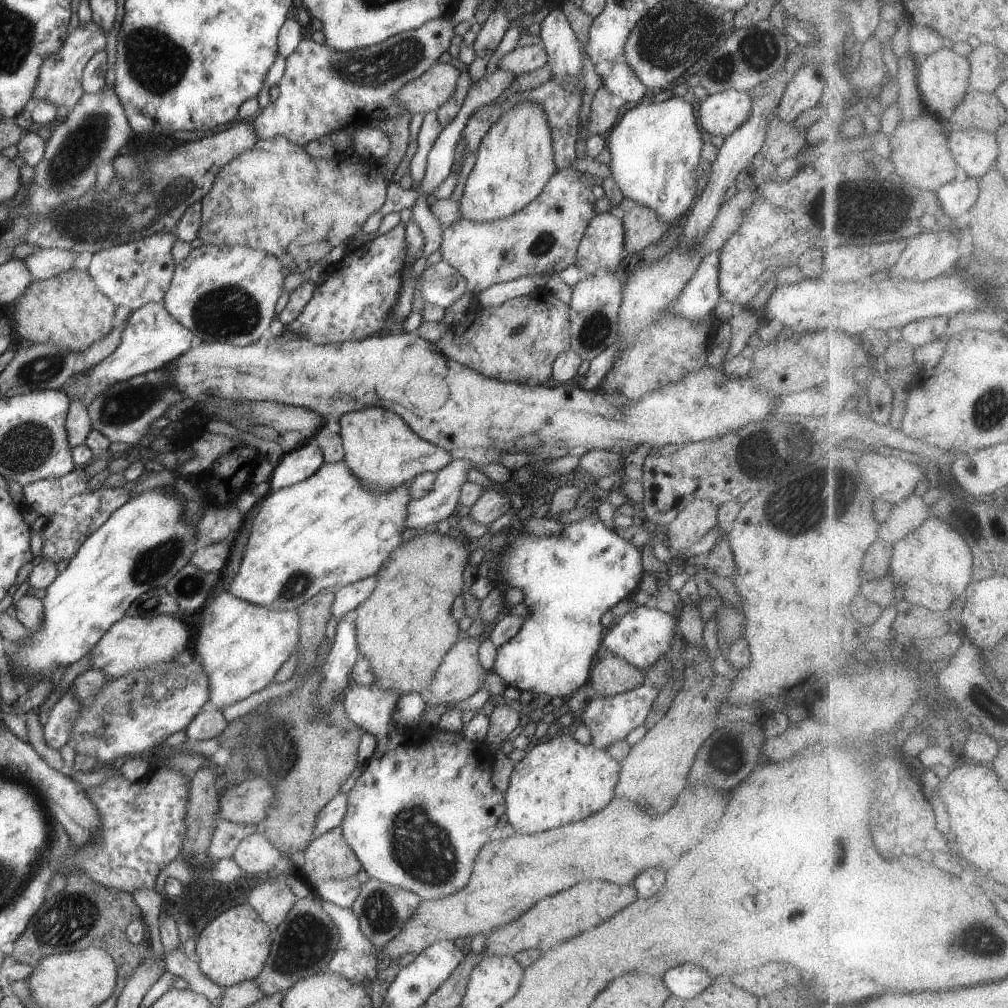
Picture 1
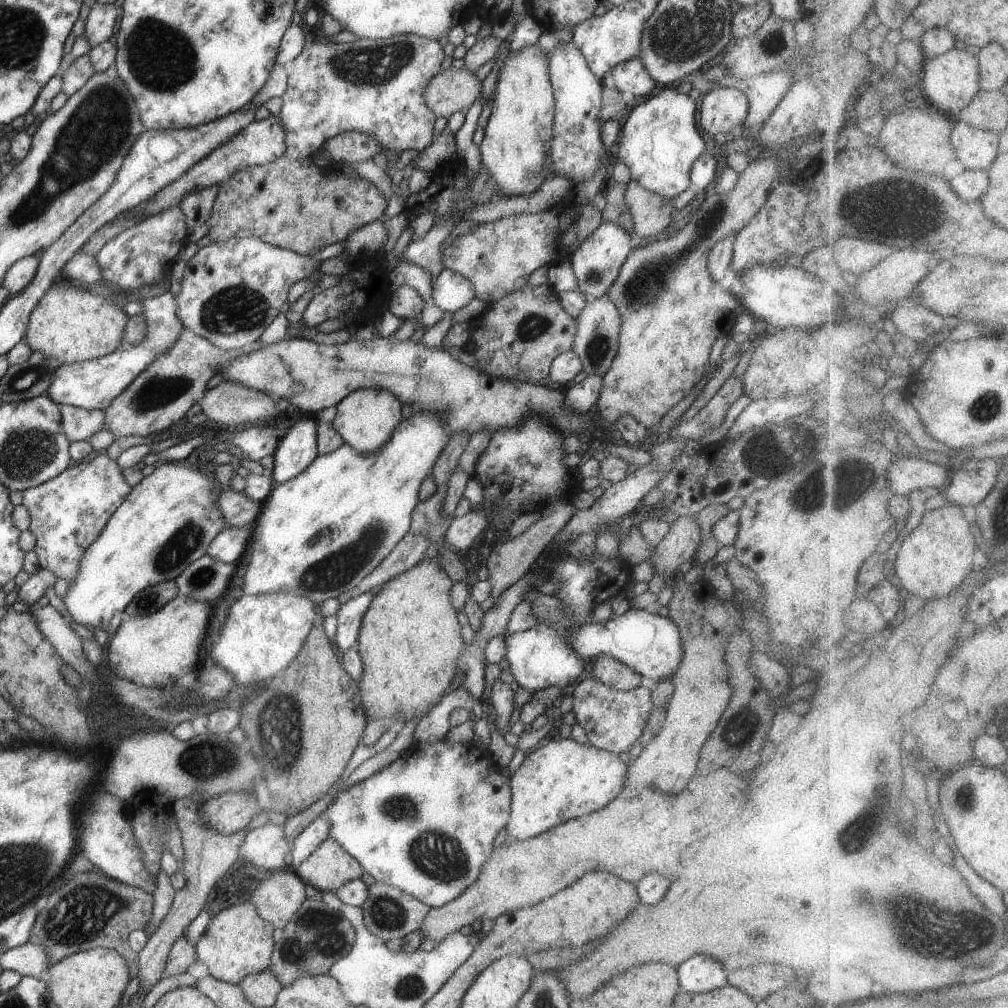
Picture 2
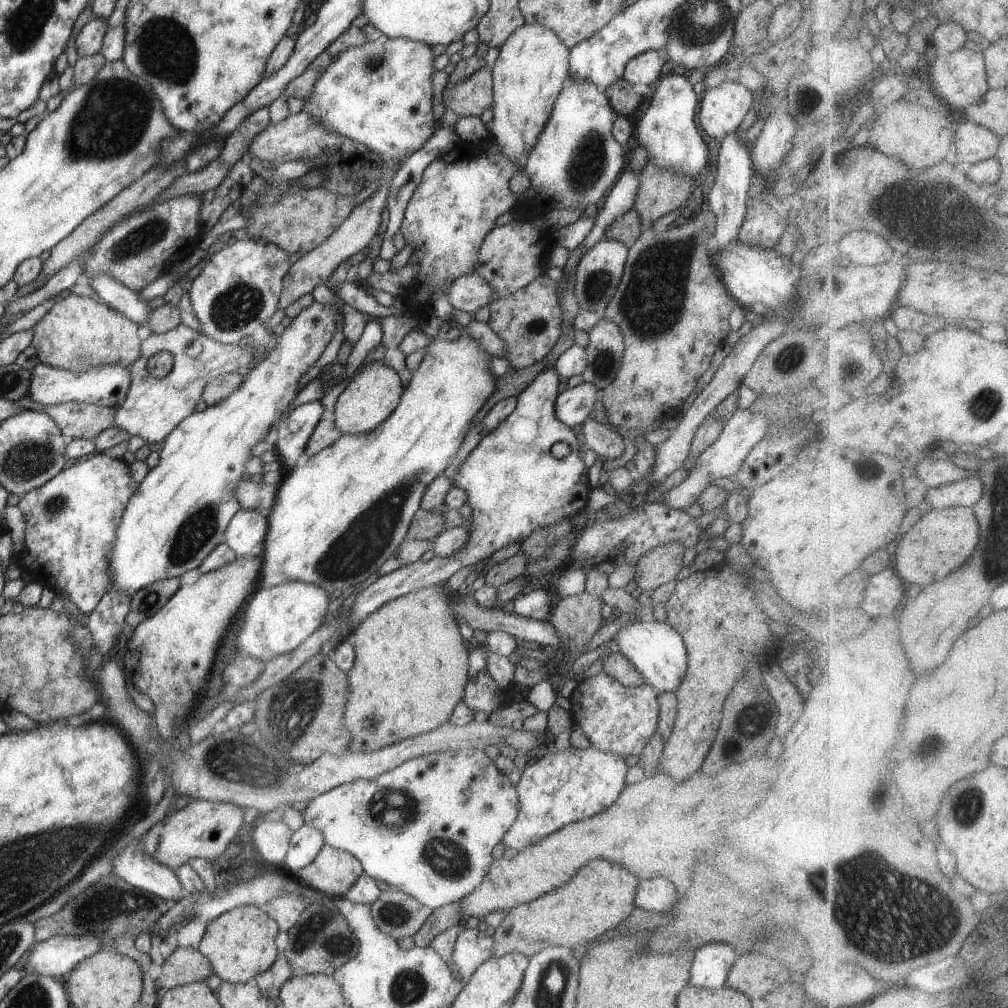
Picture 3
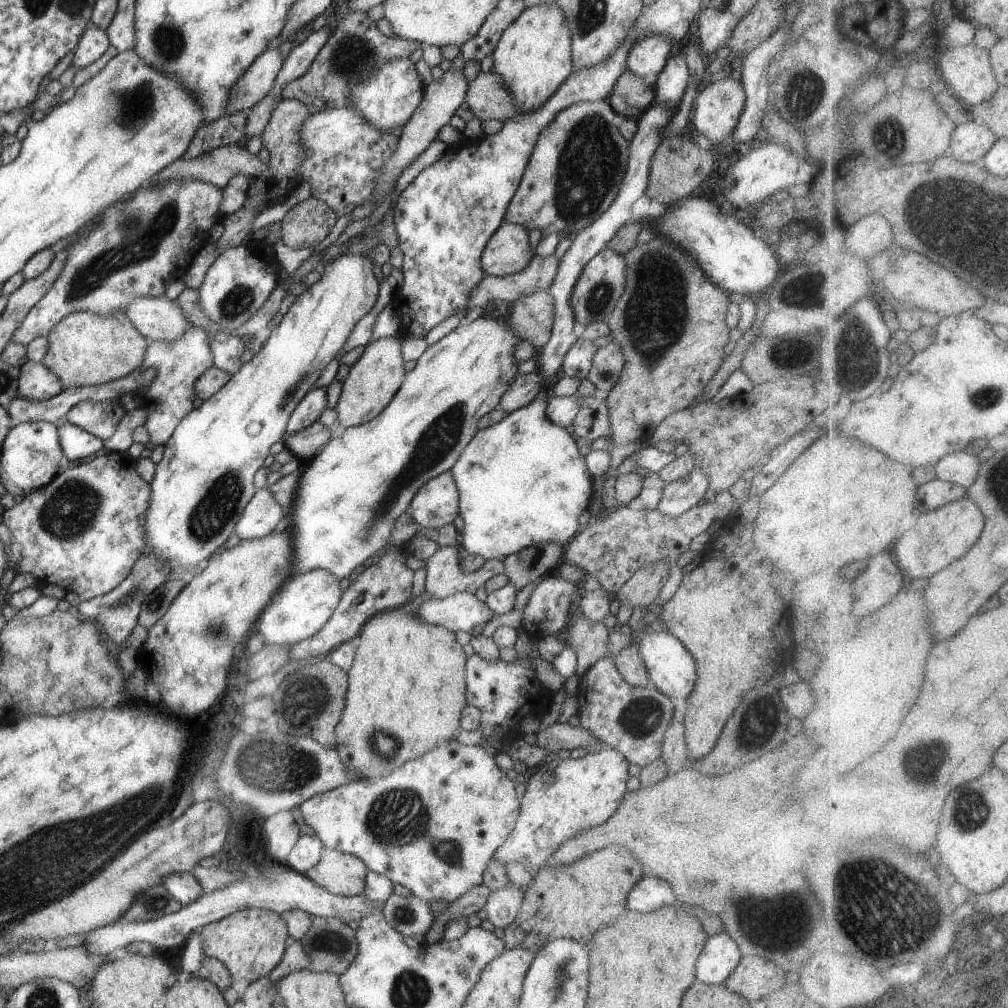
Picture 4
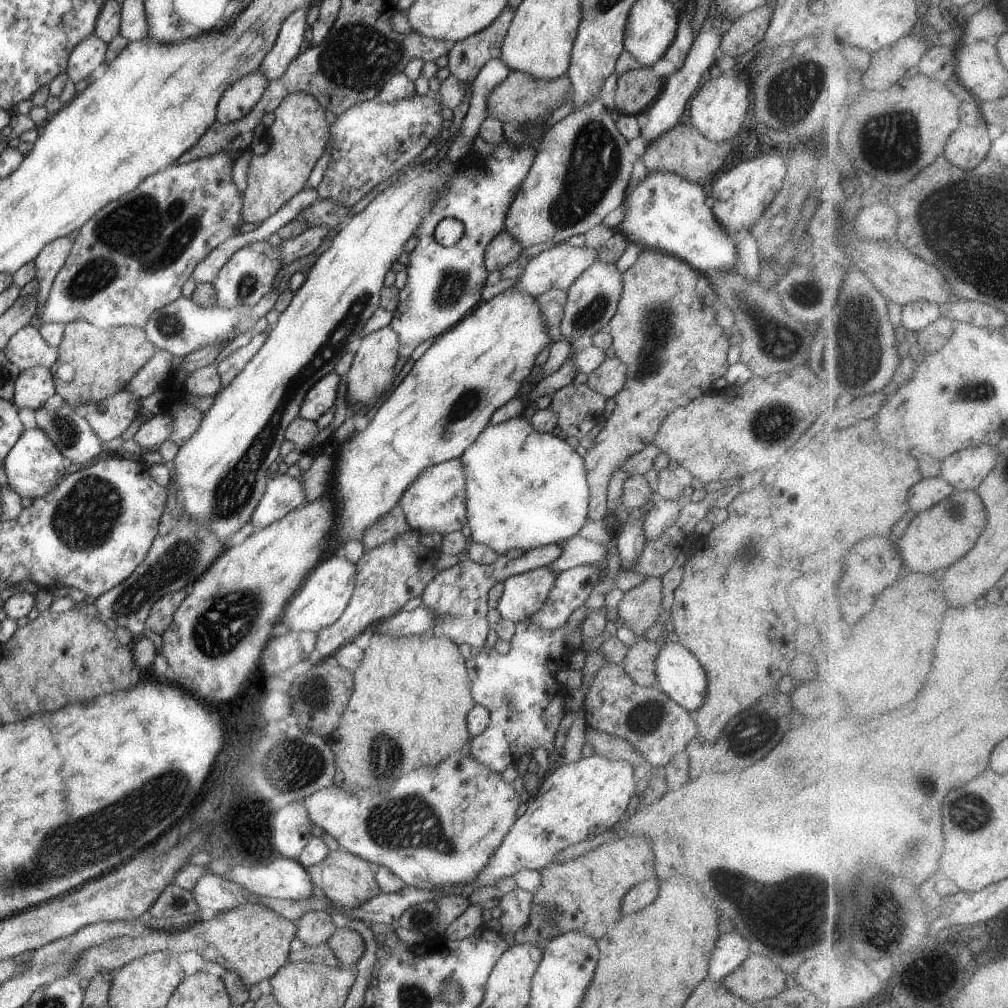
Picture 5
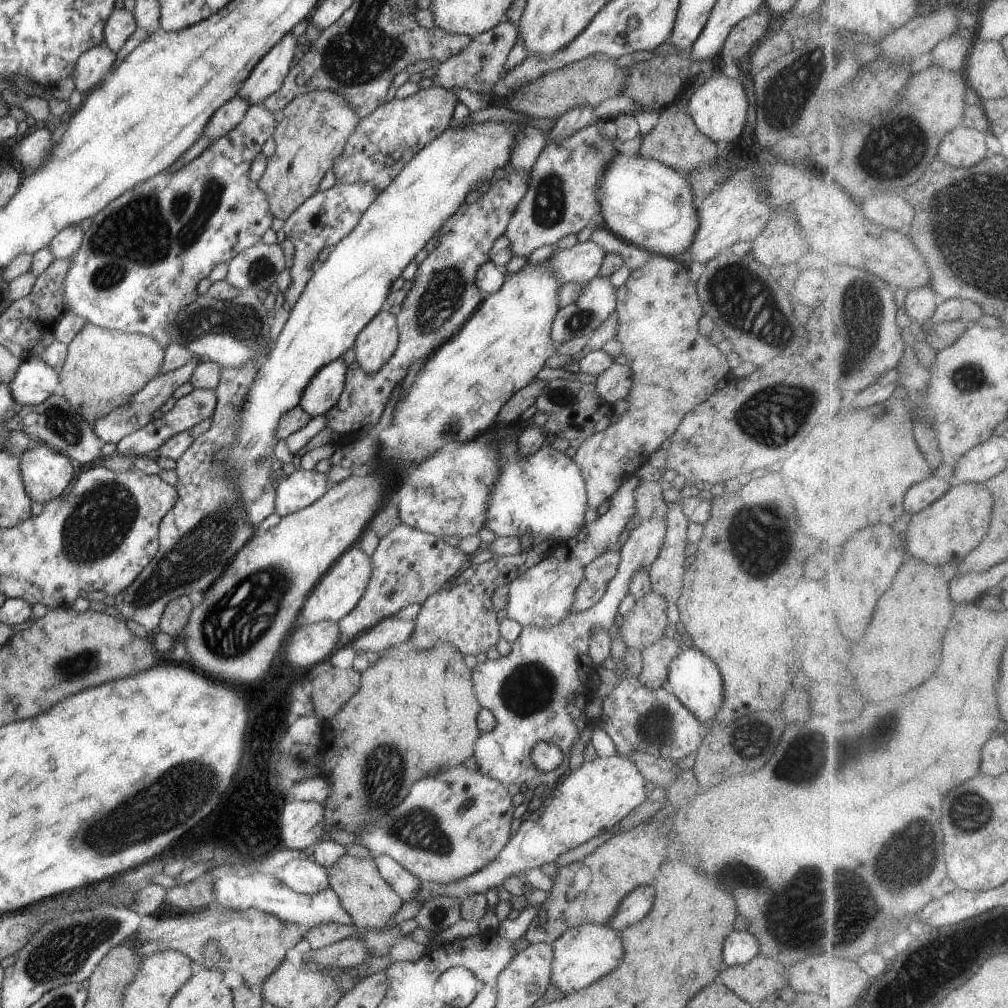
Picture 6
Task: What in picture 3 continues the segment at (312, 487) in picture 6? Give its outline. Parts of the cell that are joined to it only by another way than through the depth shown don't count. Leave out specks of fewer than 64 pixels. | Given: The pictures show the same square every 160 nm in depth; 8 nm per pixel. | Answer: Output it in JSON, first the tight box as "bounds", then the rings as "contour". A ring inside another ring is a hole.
{"bounds":[224,509,268,557],"contour":[[[240,509],[224,533],[224,542],[241,557],[262,554],[265,549],[268,517],[252,509]]]}

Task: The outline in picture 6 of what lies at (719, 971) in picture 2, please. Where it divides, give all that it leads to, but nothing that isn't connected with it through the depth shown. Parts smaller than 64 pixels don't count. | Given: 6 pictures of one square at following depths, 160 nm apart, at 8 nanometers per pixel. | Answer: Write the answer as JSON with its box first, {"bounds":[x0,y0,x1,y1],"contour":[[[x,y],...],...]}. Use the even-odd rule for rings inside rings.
{"bounds":[722,932,760,966],"contour":[[[732,932],[723,942],[722,956],[727,966],[750,962],[760,954],[760,941],[751,932]]]}

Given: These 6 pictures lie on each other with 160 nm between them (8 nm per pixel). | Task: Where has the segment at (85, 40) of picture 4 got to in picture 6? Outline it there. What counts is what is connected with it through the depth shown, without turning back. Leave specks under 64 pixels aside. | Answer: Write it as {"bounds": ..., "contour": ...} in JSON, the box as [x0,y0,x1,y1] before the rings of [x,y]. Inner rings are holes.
{"bounds":[72,44,117,96],"contour":[[[104,44],[81,54],[75,64],[72,76],[76,90],[79,90],[84,96],[94,91],[94,87],[100,84],[104,72],[108,72],[112,68],[112,64],[116,59],[117,54]]]}

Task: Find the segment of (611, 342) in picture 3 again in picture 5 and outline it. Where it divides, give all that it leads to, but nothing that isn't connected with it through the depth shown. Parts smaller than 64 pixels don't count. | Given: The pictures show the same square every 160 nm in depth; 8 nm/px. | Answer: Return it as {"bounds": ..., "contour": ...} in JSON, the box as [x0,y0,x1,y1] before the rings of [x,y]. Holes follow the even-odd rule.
{"bounds":[587,358,627,398],"contour":[[[606,358],[588,375],[587,386],[604,398],[613,398],[626,384],[627,367],[617,358]]]}

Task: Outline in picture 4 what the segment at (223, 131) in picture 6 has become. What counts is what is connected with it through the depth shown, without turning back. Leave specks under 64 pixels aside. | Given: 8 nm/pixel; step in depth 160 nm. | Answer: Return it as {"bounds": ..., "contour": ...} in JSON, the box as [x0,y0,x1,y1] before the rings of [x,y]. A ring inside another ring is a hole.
{"bounds":[227,48,283,114],"contour":[[[270,48],[260,54],[248,72],[232,86],[227,114],[233,114],[236,110],[248,111],[256,106],[256,102],[270,92],[283,62],[279,48]]]}

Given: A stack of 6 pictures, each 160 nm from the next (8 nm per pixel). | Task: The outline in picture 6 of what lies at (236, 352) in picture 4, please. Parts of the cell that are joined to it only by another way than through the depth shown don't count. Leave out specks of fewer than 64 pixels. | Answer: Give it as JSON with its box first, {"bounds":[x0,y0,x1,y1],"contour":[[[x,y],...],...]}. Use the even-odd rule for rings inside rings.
{"bounds":[114,182,379,632],"contour":[[[354,182],[354,184],[336,184],[328,190],[319,190],[313,196],[310,196],[298,209],[290,214],[290,217],[284,223],[282,229],[286,238],[294,245],[294,264],[289,272],[292,278],[292,284],[288,286],[288,290],[283,294],[283,303],[274,309],[275,315],[270,319],[270,332],[268,332],[268,342],[275,342],[278,334],[282,331],[290,310],[294,308],[294,304],[298,302],[300,294],[306,288],[308,280],[312,275],[312,260],[317,258],[326,248],[326,246],[334,247],[344,236],[350,234],[354,230],[354,226],[358,224],[360,216],[364,210],[378,196],[379,192],[374,188],[374,184],[364,184],[364,182]],[[246,362],[242,368],[223,368],[220,370],[220,381],[216,392],[217,406],[212,414],[212,426],[204,434],[196,437],[196,440],[188,446],[188,450],[176,460],[175,472],[178,482],[174,484],[178,492],[178,500],[170,511],[162,518],[159,525],[159,548],[158,553],[150,560],[150,564],[138,574],[138,578],[126,586],[120,594],[116,594],[114,606],[126,620],[132,620],[143,626],[148,632],[152,632],[162,618],[162,612],[166,609],[166,604],[178,598],[178,596],[192,594],[192,592],[206,592],[210,584],[222,576],[227,564],[234,558],[236,552],[253,538],[256,528],[246,524],[246,514],[242,512],[242,506],[238,502],[238,492],[236,488],[226,482],[222,476],[223,470],[212,462],[212,458],[218,454],[218,450],[226,444],[232,442],[234,426],[238,424],[238,410],[242,410],[242,402],[246,398],[246,388],[254,383],[254,378],[259,368],[256,362]]]}

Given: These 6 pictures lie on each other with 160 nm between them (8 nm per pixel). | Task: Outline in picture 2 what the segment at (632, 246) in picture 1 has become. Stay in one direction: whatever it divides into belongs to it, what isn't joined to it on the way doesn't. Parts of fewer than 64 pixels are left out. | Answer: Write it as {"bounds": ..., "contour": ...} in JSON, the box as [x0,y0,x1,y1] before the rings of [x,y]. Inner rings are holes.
{"bounds":[625,181,674,242],"contour":[[[630,181],[625,192],[625,201],[632,213],[633,232],[643,242],[654,240],[655,236],[673,220],[674,199],[660,196],[642,186],[638,181]]]}

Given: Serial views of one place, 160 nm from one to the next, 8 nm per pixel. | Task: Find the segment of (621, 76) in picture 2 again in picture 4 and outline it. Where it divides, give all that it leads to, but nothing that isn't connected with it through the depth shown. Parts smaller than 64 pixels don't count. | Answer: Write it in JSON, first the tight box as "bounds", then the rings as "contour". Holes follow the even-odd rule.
{"bounds":[628,36,674,78],"contour":[[[642,36],[636,46],[628,52],[628,69],[636,76],[644,78],[648,74],[658,75],[668,62],[668,54],[674,45],[664,36]]]}

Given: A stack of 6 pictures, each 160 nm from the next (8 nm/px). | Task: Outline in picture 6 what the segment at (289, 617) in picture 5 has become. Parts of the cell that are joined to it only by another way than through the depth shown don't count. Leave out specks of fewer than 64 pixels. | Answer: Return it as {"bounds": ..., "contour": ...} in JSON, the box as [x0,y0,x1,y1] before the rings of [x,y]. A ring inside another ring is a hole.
{"bounds":[298,546,372,625],"contour":[[[356,546],[346,550],[334,562],[334,565],[330,566],[327,573],[318,580],[318,584],[314,586],[310,594],[306,596],[298,616],[306,622],[306,625],[318,624],[326,620],[339,622],[358,605],[370,581],[370,572],[372,572],[372,564],[370,564],[370,556],[368,554],[364,554]]]}

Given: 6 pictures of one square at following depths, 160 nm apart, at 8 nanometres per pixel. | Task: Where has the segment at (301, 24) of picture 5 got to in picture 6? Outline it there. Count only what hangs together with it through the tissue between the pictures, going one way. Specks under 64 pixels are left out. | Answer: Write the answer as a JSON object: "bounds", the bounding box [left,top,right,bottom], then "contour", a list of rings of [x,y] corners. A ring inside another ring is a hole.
{"bounds":[238,34,296,105],"contour":[[[286,34],[278,45],[274,46],[257,66],[254,66],[238,90],[240,98],[250,102],[250,105],[257,104],[282,86],[296,56],[296,39],[293,34]]]}

